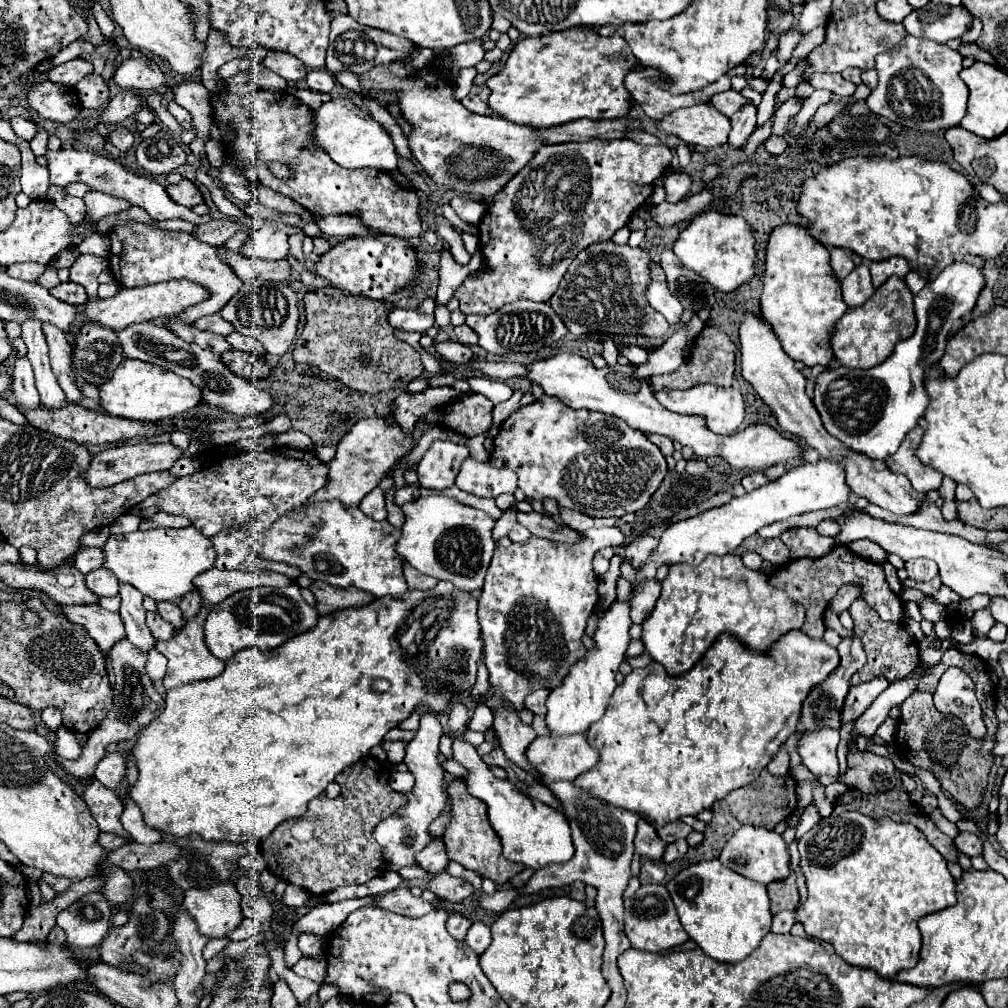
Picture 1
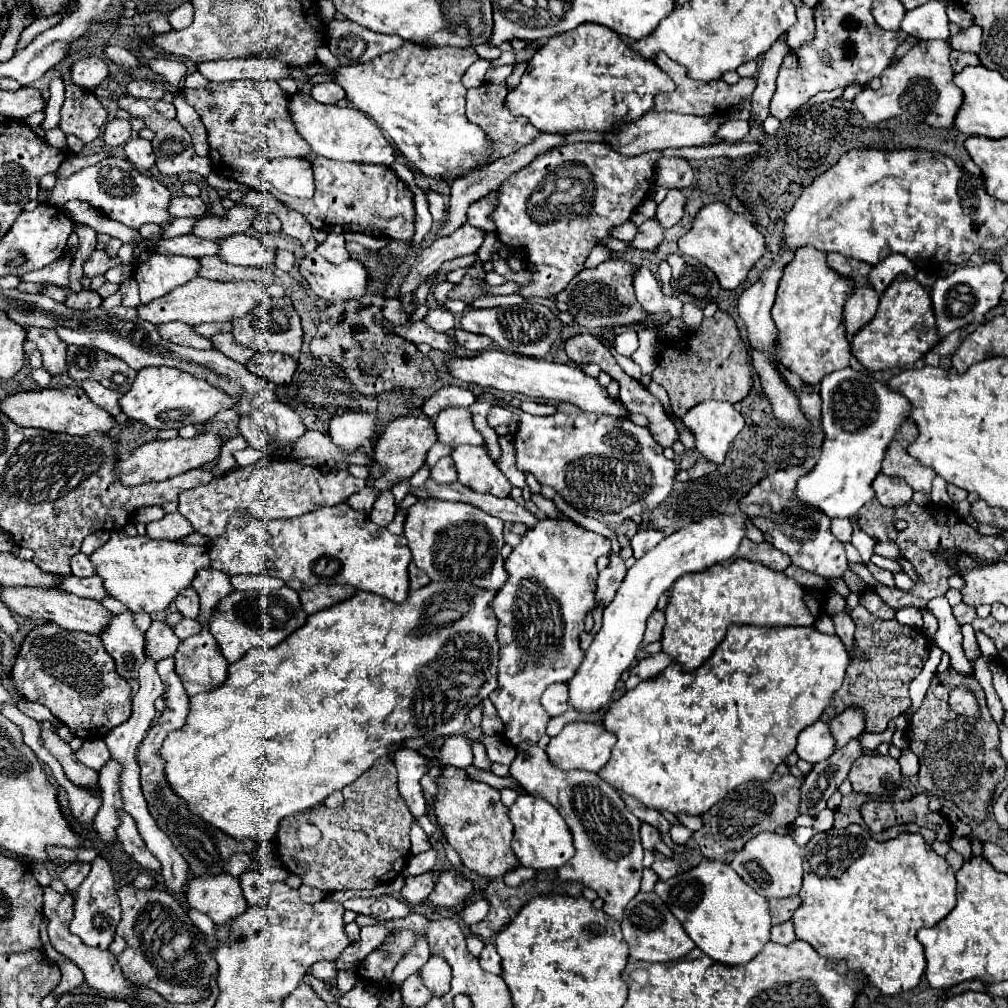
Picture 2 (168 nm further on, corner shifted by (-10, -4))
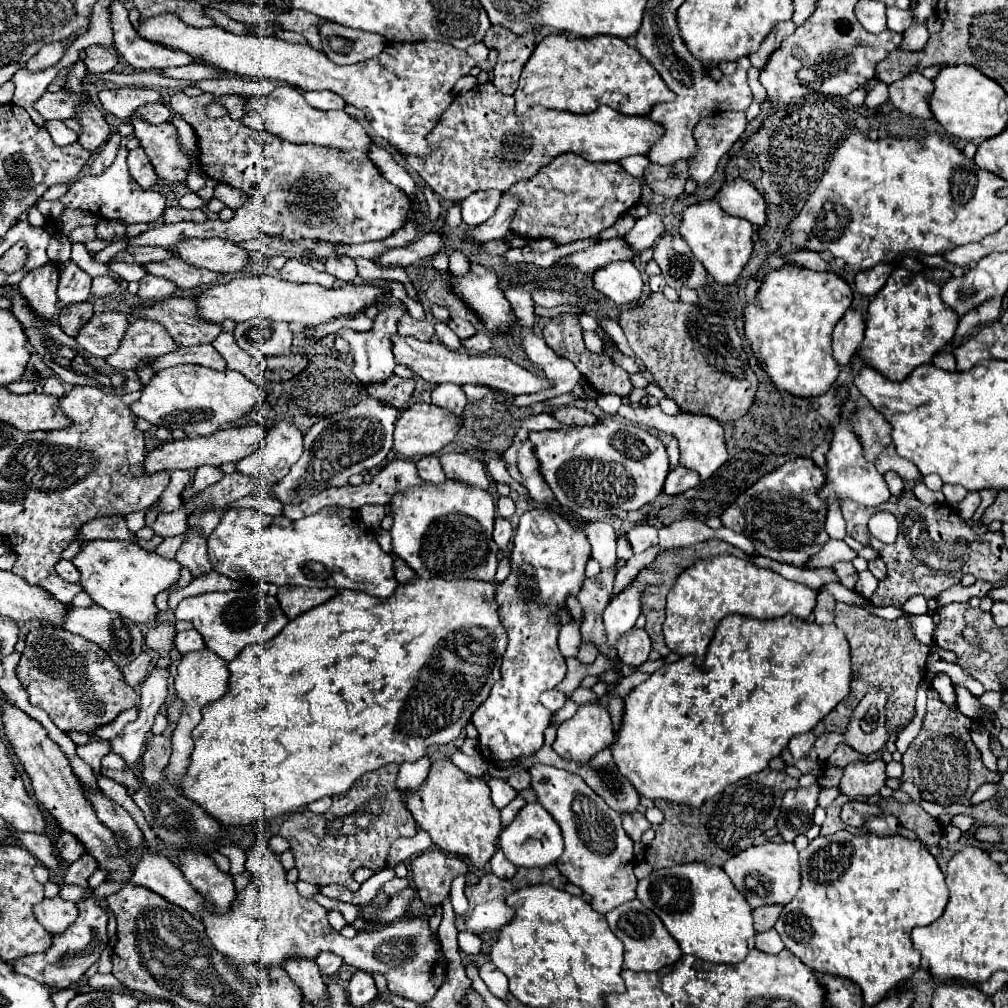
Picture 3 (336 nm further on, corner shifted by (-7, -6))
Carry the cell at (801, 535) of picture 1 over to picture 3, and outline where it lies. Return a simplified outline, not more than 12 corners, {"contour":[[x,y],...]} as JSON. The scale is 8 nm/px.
{"contour":[[810,458],[760,478],[720,520],[804,568],[828,542]]}

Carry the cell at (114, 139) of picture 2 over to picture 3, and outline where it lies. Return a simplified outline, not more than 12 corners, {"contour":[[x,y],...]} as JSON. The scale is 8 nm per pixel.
{"contour":[[114,132],[90,166],[92,176],[114,162],[122,136]]}

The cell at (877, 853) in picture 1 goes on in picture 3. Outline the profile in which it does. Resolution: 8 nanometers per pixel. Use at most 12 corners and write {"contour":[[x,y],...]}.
{"contour":[[842,830],[800,850],[774,930],[868,1006],[920,968],[934,856]]}

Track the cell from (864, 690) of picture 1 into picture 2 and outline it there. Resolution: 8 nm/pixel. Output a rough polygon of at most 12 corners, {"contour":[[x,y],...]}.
{"contour":[[847,708],[829,722],[839,749],[865,730],[861,708]]}

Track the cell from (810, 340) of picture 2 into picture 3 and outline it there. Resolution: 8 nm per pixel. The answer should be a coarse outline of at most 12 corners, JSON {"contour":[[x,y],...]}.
{"contour":[[786,264],[744,308],[778,390],[828,392],[852,288]]}

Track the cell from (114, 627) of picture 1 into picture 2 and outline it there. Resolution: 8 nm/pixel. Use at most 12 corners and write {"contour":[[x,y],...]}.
{"contour":[[3,588],[15,614],[101,634],[101,602],[63,590]]}

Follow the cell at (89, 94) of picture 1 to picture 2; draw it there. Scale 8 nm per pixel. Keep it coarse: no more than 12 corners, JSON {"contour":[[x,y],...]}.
{"contour":[[91,88],[155,132],[161,174],[211,174],[211,160],[195,154],[189,132],[155,110],[153,100]]}

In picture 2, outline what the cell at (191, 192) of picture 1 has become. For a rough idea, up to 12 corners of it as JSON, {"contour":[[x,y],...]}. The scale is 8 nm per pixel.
{"contour":[[175,196],[171,216],[205,216],[201,196]]}

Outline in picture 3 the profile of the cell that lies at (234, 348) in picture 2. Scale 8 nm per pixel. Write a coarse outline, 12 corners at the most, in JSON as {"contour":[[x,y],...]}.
{"contour":[[212,344],[178,348],[138,372],[148,384],[160,370],[180,364],[226,368]]}

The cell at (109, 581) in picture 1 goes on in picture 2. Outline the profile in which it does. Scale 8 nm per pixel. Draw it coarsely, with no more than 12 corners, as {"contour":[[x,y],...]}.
{"contour":[[69,576],[63,590],[103,600],[107,590],[99,576]]}

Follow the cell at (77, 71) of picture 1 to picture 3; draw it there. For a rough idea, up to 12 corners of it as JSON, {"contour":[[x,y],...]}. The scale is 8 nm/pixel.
{"contour":[[88,46],[86,68],[110,72],[118,64],[114,46]]}

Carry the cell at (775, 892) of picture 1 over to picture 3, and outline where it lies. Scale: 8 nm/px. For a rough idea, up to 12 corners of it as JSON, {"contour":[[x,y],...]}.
{"contour":[[782,906],[752,910],[754,930],[766,932],[776,924]]}

